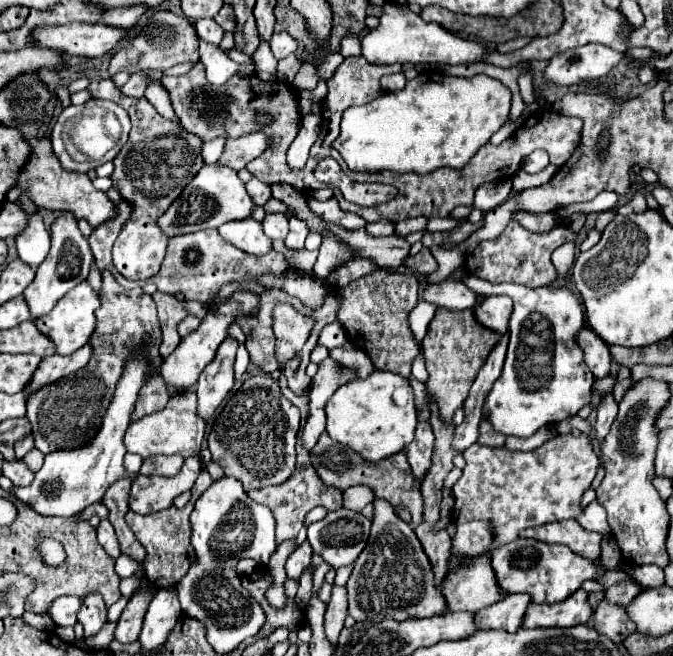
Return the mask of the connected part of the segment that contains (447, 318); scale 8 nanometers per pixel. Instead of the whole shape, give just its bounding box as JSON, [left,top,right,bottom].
[423,309,499,425]

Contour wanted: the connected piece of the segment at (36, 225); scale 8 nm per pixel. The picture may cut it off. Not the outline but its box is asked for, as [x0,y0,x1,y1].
[15,213,51,267]

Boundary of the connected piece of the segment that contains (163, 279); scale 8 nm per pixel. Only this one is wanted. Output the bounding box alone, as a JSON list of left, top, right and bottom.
[151,229,287,307]

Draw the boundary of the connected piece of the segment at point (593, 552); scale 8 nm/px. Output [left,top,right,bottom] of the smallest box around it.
[519,521,601,559]

